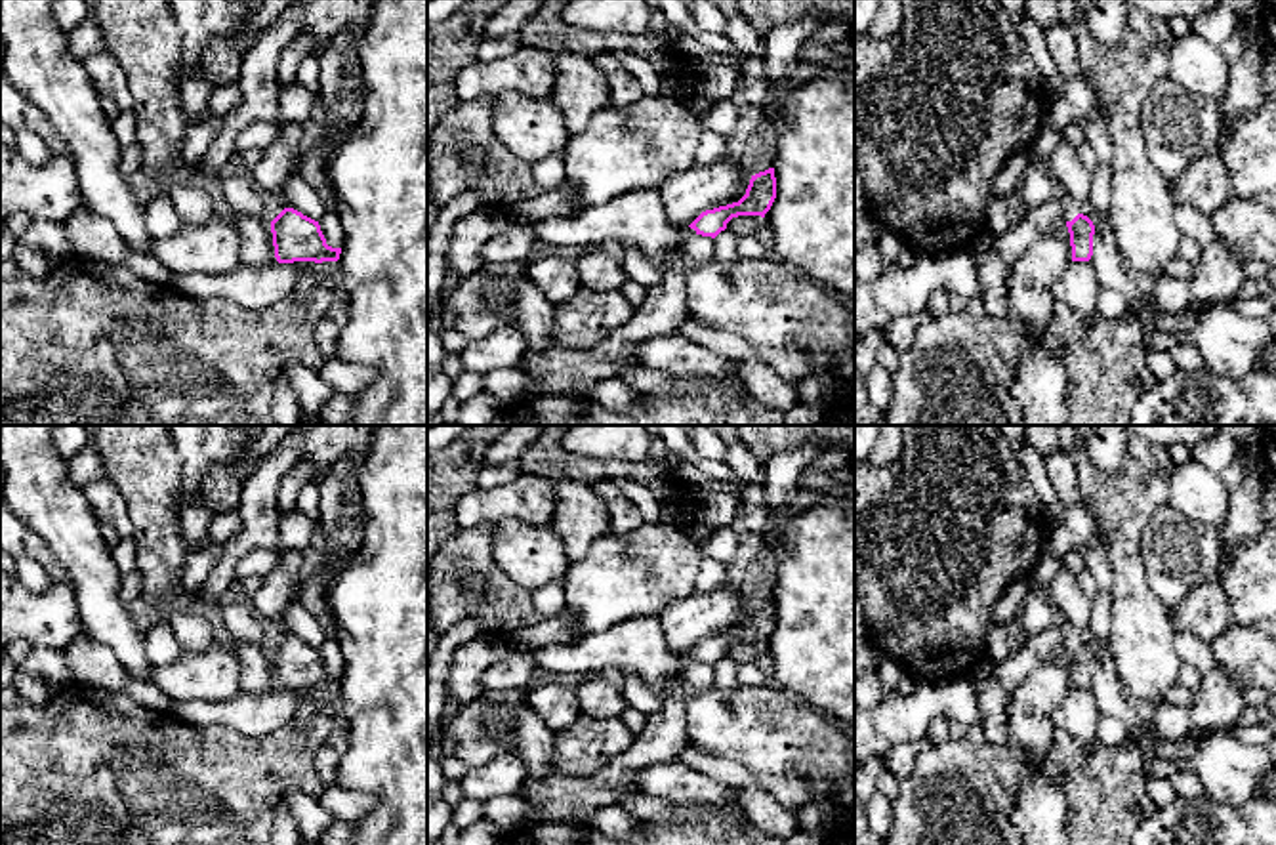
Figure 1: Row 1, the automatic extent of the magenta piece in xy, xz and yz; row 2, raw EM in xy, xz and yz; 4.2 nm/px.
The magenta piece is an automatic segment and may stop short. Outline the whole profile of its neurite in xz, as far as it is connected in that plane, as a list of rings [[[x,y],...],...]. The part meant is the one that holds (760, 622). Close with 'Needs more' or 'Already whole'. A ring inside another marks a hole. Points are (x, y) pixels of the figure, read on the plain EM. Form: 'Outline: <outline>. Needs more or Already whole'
Outline: [[[774,595],[751,603],[746,622],[732,631],[702,639],[689,654],[681,656],[683,671],[696,664],[715,666],[727,650],[738,643],[761,643],[771,637],[776,626]]]. Needs more

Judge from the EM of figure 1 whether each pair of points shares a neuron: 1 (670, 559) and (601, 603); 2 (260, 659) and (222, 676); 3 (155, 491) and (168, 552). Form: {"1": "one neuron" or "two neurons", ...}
{"1": "one neuron", "2": "two neurons", "3": "one neuron"}

